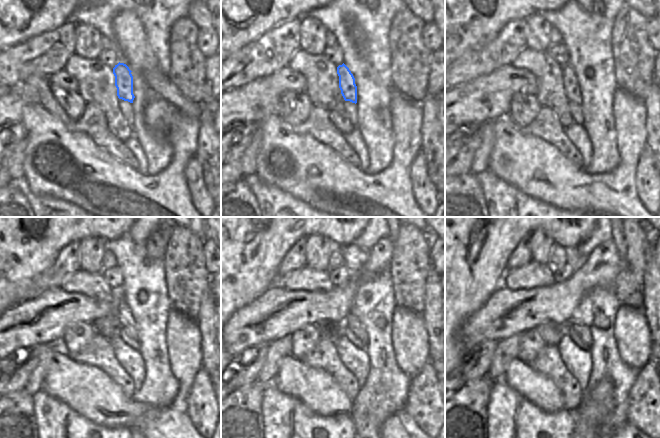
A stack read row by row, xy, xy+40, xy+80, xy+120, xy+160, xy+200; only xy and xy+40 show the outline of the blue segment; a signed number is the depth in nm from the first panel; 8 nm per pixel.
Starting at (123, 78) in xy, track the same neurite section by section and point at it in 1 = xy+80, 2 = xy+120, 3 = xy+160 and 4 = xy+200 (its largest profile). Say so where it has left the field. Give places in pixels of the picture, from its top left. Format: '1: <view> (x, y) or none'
1: xy+80 (570, 83)
2: xy+120 (126, 319)
3: xy+160 (351, 322)
4: xy+200 (583, 331)

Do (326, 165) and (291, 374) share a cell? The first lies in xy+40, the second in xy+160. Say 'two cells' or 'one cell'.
one cell

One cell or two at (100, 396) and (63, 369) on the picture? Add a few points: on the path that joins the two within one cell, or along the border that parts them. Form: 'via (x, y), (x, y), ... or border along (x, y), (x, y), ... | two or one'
via (91, 392), (72, 378) | one

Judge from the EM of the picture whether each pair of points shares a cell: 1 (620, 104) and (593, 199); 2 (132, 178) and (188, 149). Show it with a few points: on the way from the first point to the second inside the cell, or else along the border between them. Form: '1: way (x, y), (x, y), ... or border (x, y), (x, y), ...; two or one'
1: way (627, 129), (627, 164), (613, 178); one
2: way (147, 181), (160, 181), (177, 164); one

